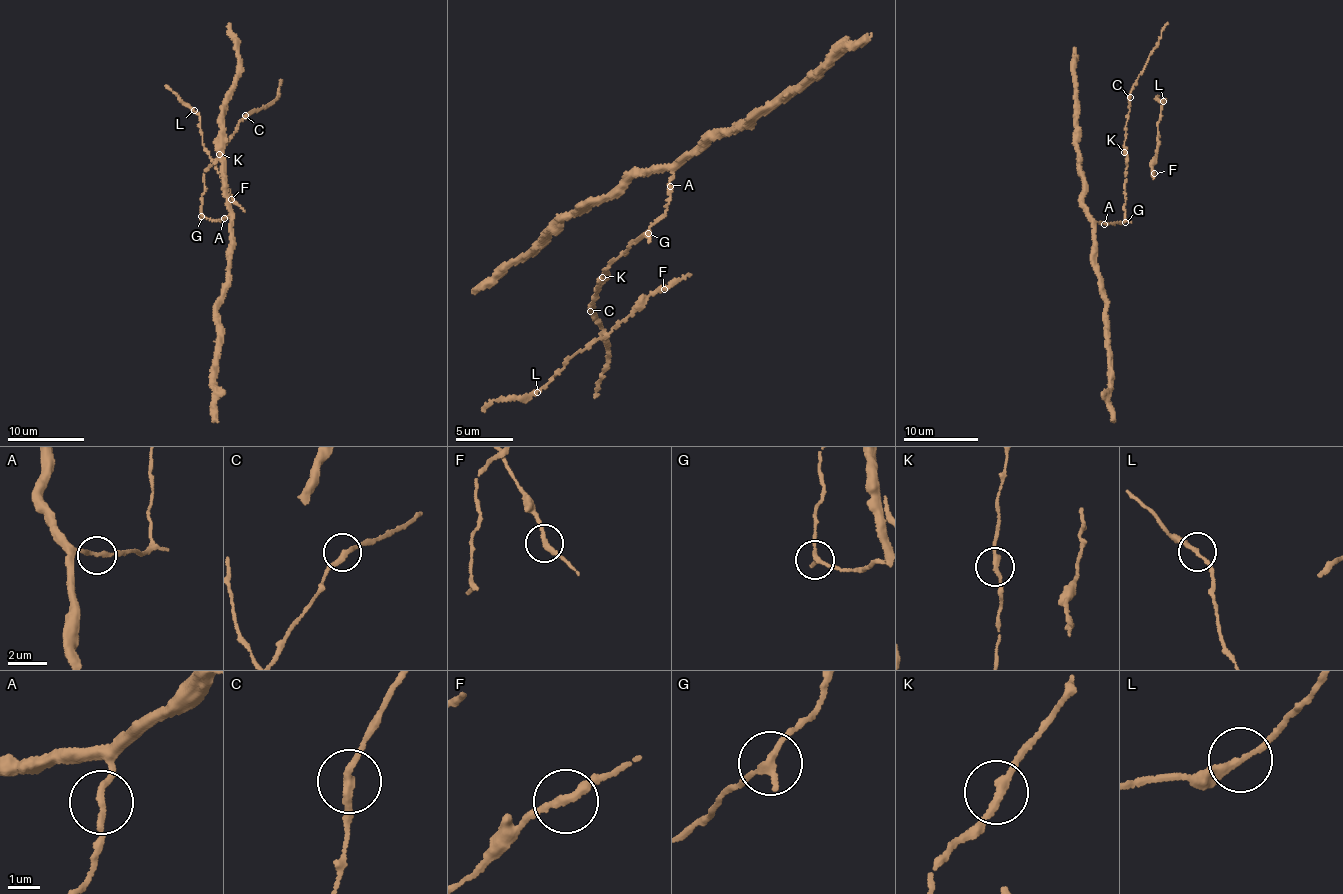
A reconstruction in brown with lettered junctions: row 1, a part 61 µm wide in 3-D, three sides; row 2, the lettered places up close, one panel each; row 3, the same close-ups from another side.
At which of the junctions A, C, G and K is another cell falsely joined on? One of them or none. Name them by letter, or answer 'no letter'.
K

